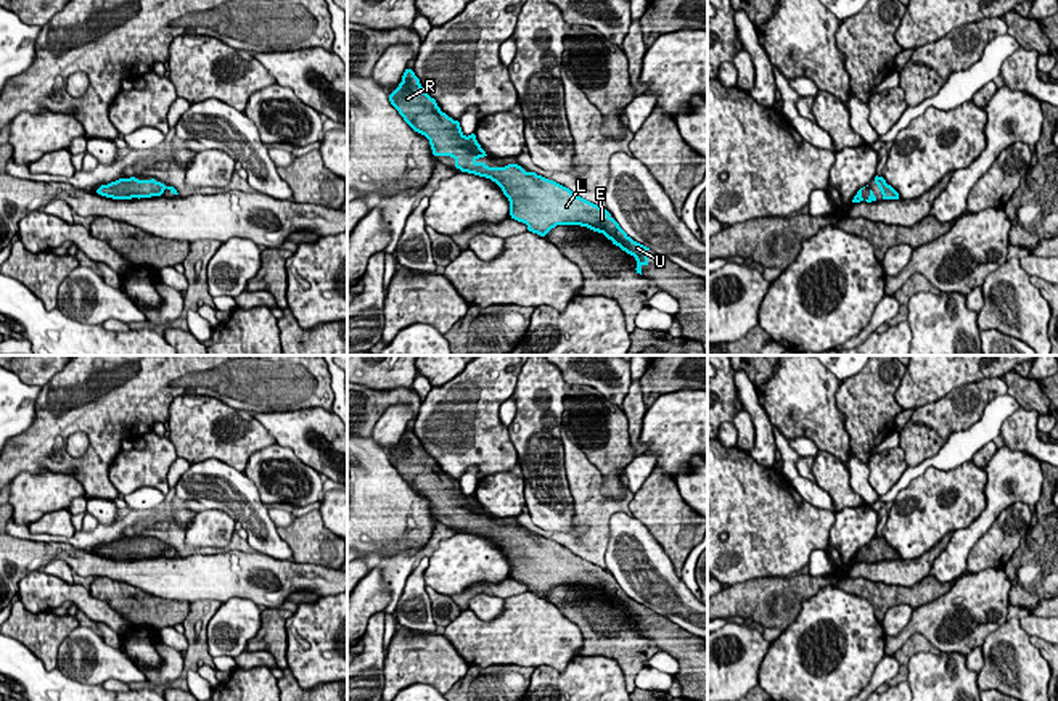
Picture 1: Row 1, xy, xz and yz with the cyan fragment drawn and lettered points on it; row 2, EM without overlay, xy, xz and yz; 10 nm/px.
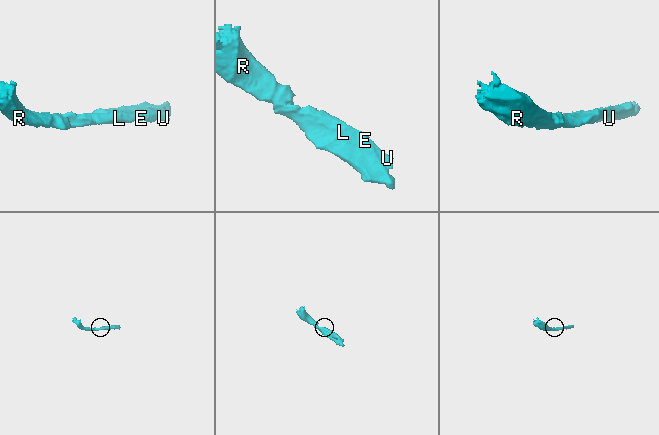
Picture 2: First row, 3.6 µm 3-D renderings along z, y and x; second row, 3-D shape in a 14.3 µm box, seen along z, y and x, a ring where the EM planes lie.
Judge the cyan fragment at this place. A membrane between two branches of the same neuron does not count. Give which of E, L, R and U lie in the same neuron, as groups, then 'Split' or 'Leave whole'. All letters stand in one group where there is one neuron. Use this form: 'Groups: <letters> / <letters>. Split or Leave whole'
Groups: E L R U. Leave whole

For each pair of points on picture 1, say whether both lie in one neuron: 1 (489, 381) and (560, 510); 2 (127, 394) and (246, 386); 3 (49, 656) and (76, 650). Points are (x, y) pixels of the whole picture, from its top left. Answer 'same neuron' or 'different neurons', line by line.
1: different neurons
2: same neuron
3: different neurons

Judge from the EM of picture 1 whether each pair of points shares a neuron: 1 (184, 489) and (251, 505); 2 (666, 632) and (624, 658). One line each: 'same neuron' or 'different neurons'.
1: same neuron
2: different neurons

